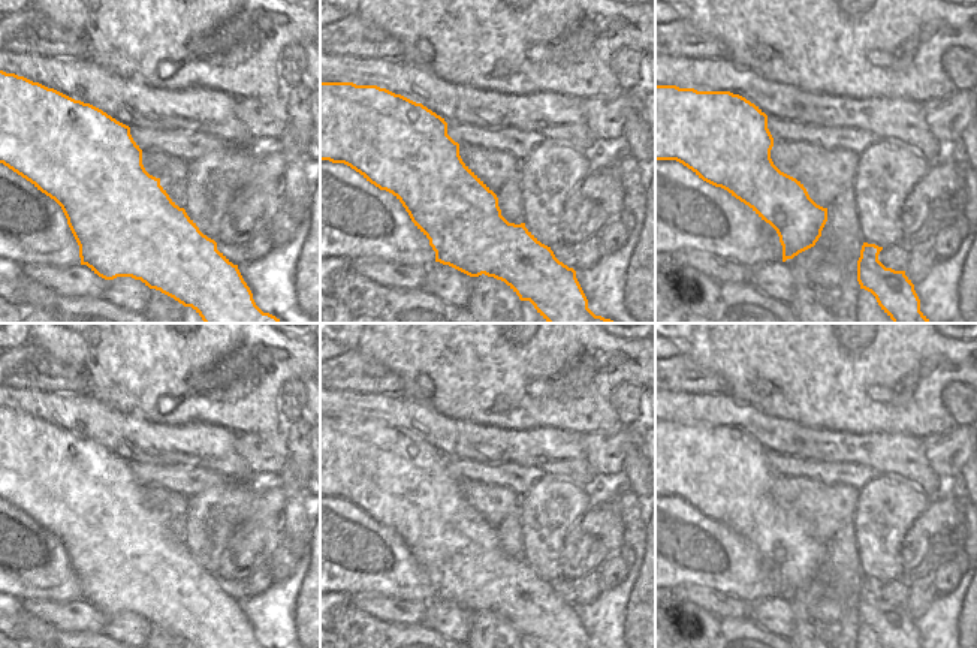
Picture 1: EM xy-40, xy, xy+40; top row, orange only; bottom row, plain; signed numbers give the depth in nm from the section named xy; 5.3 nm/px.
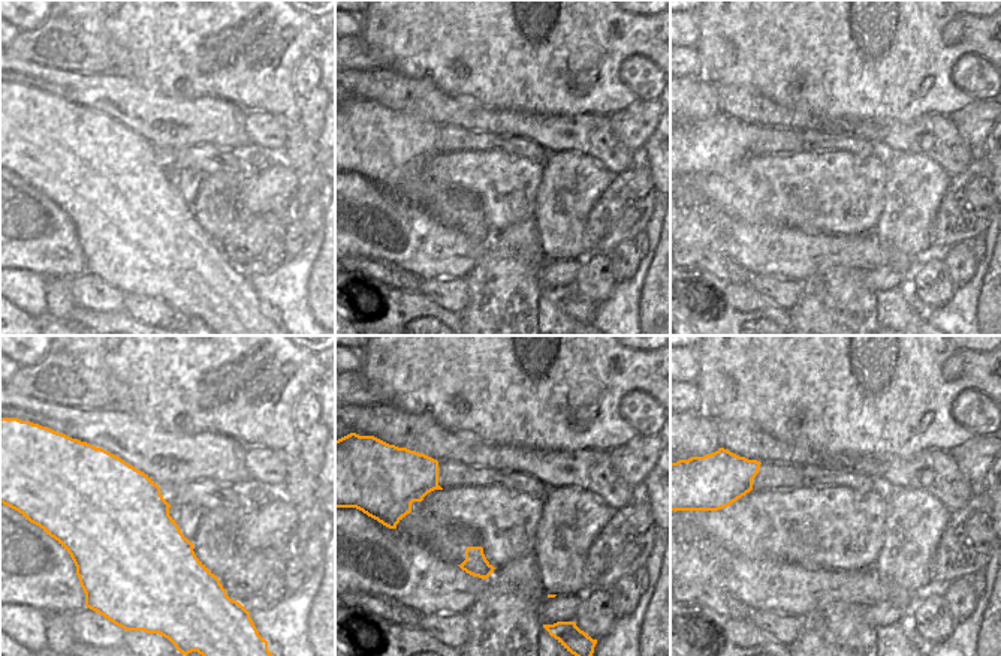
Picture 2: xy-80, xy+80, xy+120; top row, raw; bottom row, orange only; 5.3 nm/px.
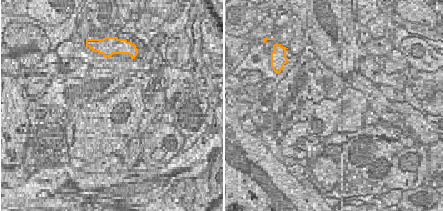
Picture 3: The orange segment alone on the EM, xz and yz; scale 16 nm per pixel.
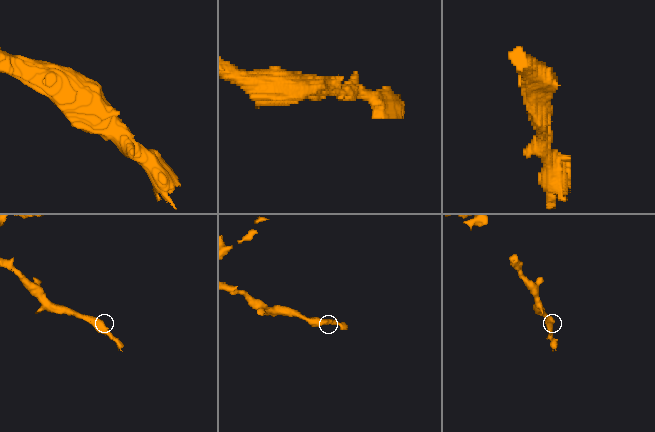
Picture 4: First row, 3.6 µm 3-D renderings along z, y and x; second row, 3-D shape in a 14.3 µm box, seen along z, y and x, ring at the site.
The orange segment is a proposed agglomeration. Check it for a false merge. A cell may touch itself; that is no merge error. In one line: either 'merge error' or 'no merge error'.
merge error

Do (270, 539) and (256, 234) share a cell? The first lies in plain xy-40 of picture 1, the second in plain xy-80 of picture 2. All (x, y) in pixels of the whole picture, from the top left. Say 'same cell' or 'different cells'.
same cell

